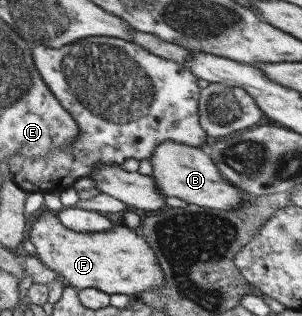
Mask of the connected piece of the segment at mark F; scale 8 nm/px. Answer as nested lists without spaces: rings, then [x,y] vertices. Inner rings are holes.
[[[44,212],[31,225],[29,240],[37,259],[76,290],[96,288],[106,294],[130,296],[146,290],[152,292],[164,284],[148,243],[136,229],[125,225],[100,232],[72,232],[56,216]]]

